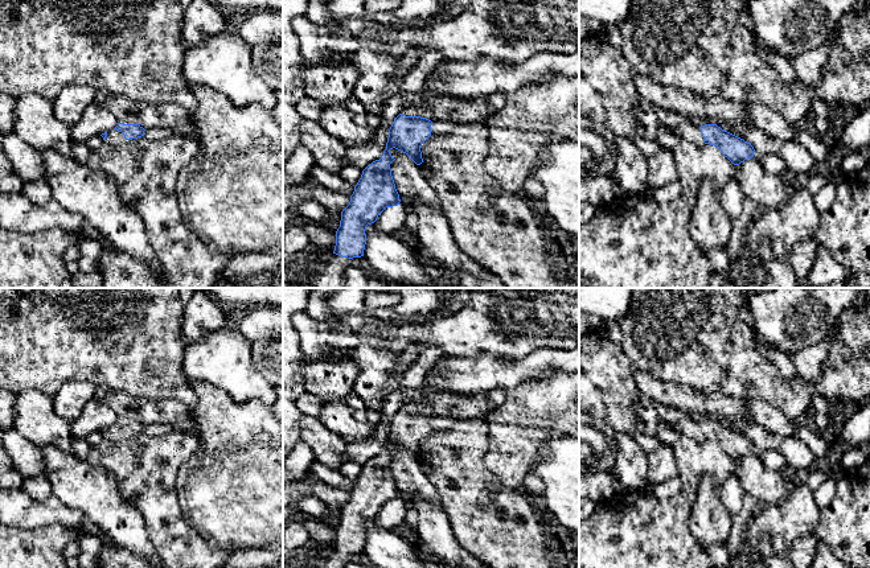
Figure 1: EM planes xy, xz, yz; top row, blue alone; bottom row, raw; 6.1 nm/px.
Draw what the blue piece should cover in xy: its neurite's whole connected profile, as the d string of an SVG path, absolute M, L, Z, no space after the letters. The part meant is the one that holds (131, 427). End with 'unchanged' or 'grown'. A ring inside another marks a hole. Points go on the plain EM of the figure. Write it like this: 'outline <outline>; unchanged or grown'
outline M118 419L118 421L114 425L104 428L100 432L108 440L119 440L124 436L138 435L144 432L144 427L145 425L139 420Z; grown

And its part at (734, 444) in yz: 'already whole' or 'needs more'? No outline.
needs more

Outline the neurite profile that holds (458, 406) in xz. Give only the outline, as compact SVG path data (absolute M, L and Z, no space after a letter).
M419 387L405 391L402 406L410 400L418 402L416 412L431 417L448 416L455 420L484 417L494 408L485 394L459 394L454 391L424 394Z

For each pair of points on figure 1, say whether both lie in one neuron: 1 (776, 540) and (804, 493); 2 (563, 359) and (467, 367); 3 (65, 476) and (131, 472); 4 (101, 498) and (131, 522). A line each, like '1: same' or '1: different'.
1: same
2: same
3: different
4: same

